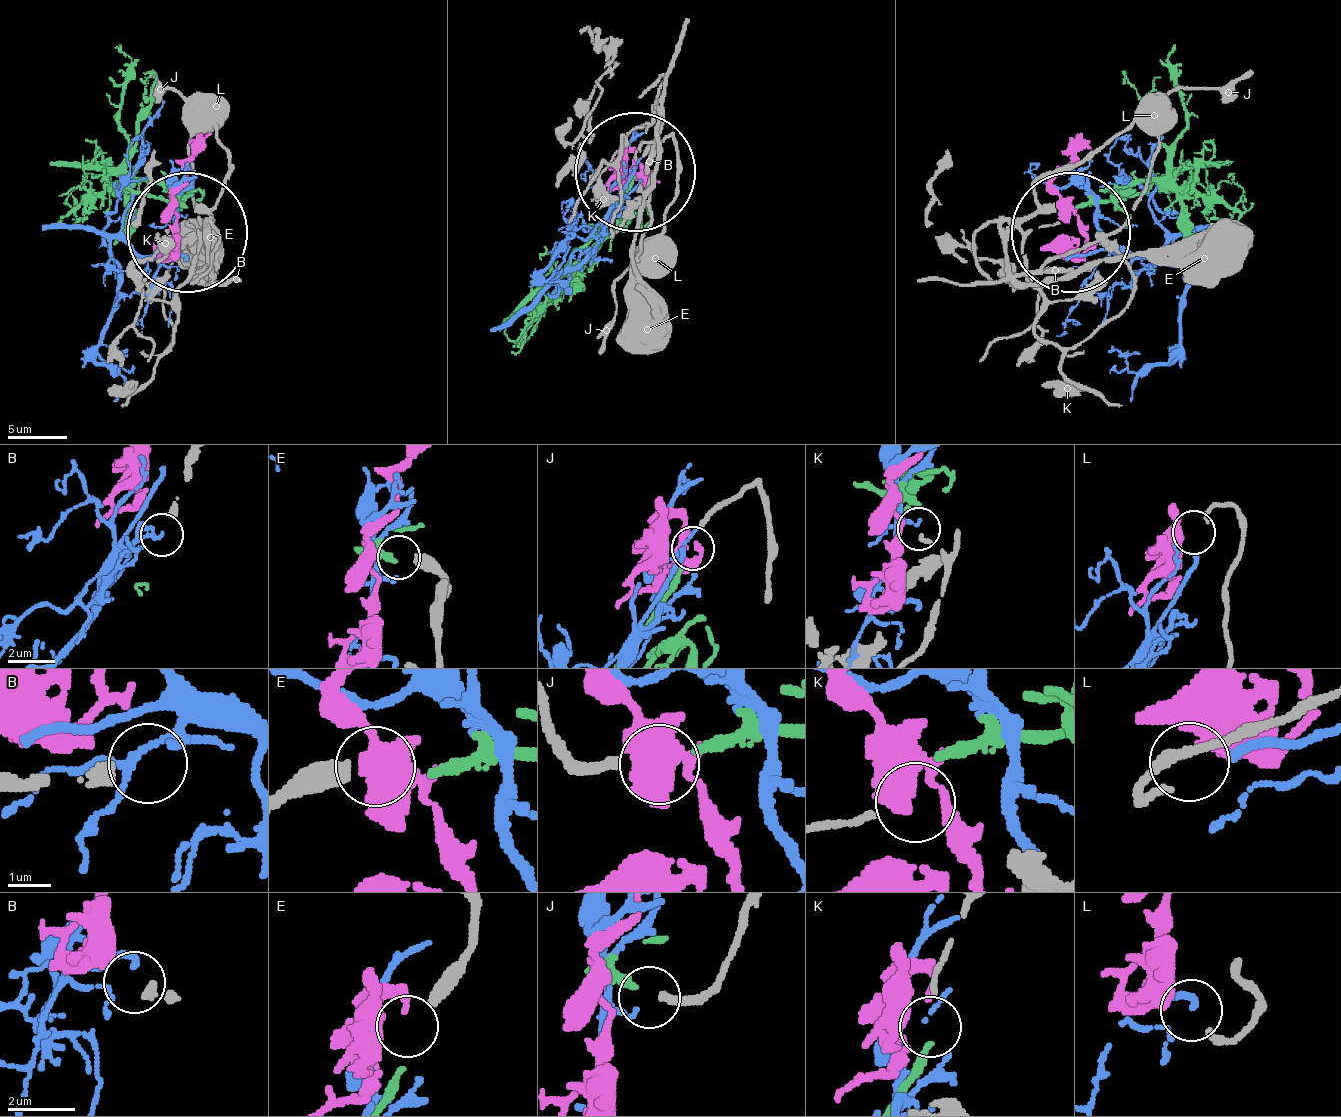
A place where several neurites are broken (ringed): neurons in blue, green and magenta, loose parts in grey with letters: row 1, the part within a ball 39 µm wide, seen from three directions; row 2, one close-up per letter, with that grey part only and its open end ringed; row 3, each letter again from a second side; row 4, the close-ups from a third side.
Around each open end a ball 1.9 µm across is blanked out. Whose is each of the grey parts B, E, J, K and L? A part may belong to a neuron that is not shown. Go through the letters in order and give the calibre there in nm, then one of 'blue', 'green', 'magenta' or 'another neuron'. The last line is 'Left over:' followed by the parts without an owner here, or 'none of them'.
B: 220 nm thick; another neuron
E: 420 nm thick; another neuron
J: 200 nm thick; green
K: 140 nm thick; magenta
L: 180 nm thick; blue
Left over: B, E

